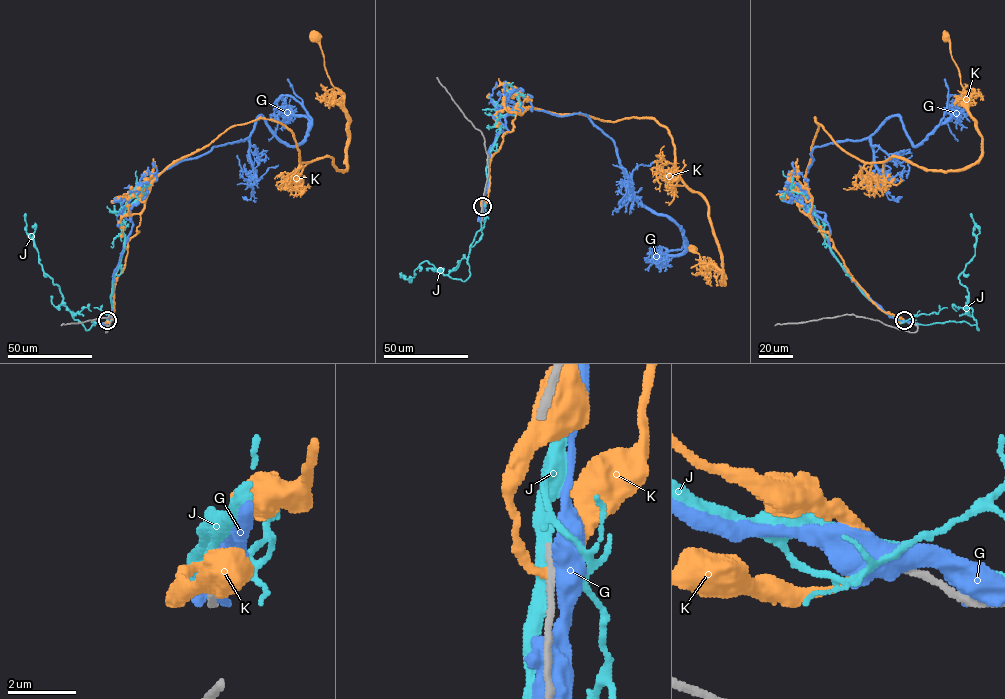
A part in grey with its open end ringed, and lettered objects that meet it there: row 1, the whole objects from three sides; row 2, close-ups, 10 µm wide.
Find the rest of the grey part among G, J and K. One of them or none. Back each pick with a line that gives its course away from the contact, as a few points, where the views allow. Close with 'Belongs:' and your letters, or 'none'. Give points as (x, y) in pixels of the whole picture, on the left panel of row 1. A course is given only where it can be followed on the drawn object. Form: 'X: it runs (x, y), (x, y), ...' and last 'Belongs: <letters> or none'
J: it runs (107, 321), (92, 321), (86, 330), (62, 304), (59, 287), (44, 272), (26, 232), (25, 213)
Belongs: J

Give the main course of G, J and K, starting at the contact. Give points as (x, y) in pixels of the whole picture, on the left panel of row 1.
G: (107, 321), (129, 210), (149, 181), (243, 140), (260, 116), (292, 146), (309, 119), (279, 113), (268, 139)
J: (107, 321), (92, 321), (86, 330), (62, 304), (59, 287), (44, 272), (26, 232), (25, 213)
K: (107, 321), (169, 166), (259, 118), (292, 132), (300, 162), (346, 169), (345, 94), (314, 34)

